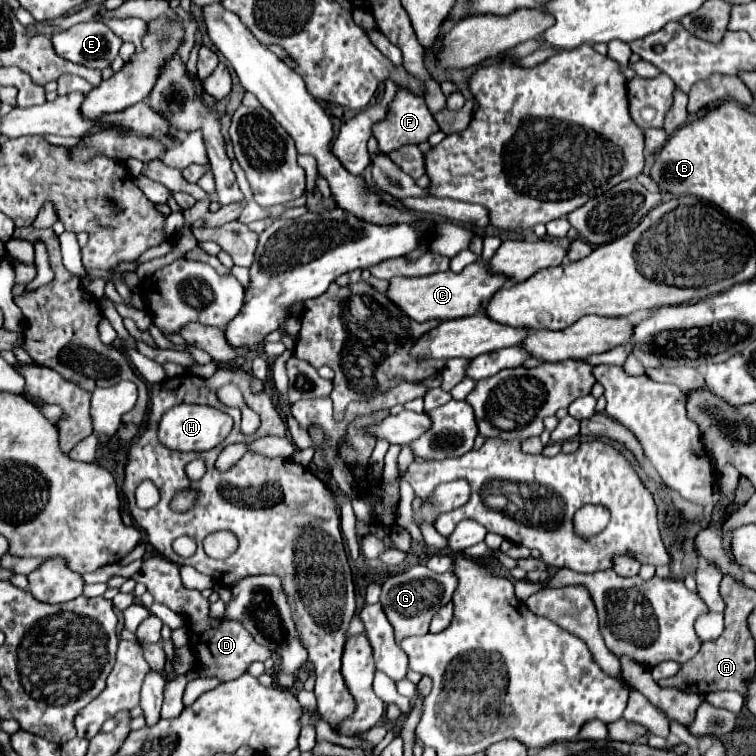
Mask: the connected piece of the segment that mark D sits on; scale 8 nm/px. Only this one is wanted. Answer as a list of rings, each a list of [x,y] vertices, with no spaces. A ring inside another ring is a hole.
[[[150,555],[144,559],[140,571],[134,575],[134,581],[136,583],[144,583],[148,587],[148,591],[152,593],[154,601],[166,605],[168,609],[172,609],[174,613],[186,617],[190,621],[188,625],[188,631],[190,631],[190,643],[192,643],[192,649],[196,653],[196,663],[202,667],[202,677],[218,677],[222,681],[230,681],[230,679],[236,679],[240,677],[246,667],[252,663],[252,661],[266,661],[272,653],[270,649],[258,645],[250,633],[246,633],[246,629],[242,629],[242,623],[238,621],[226,621],[226,619],[212,619],[208,615],[208,599],[204,599],[200,595],[200,591],[194,591],[194,589],[186,589],[180,581],[180,565],[174,565],[170,559],[162,557],[162,555]]]

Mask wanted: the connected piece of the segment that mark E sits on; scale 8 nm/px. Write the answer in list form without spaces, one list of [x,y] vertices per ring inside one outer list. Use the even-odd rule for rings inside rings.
[[[96,19],[56,33],[50,41],[60,57],[92,69],[110,67],[122,45],[122,39]]]

